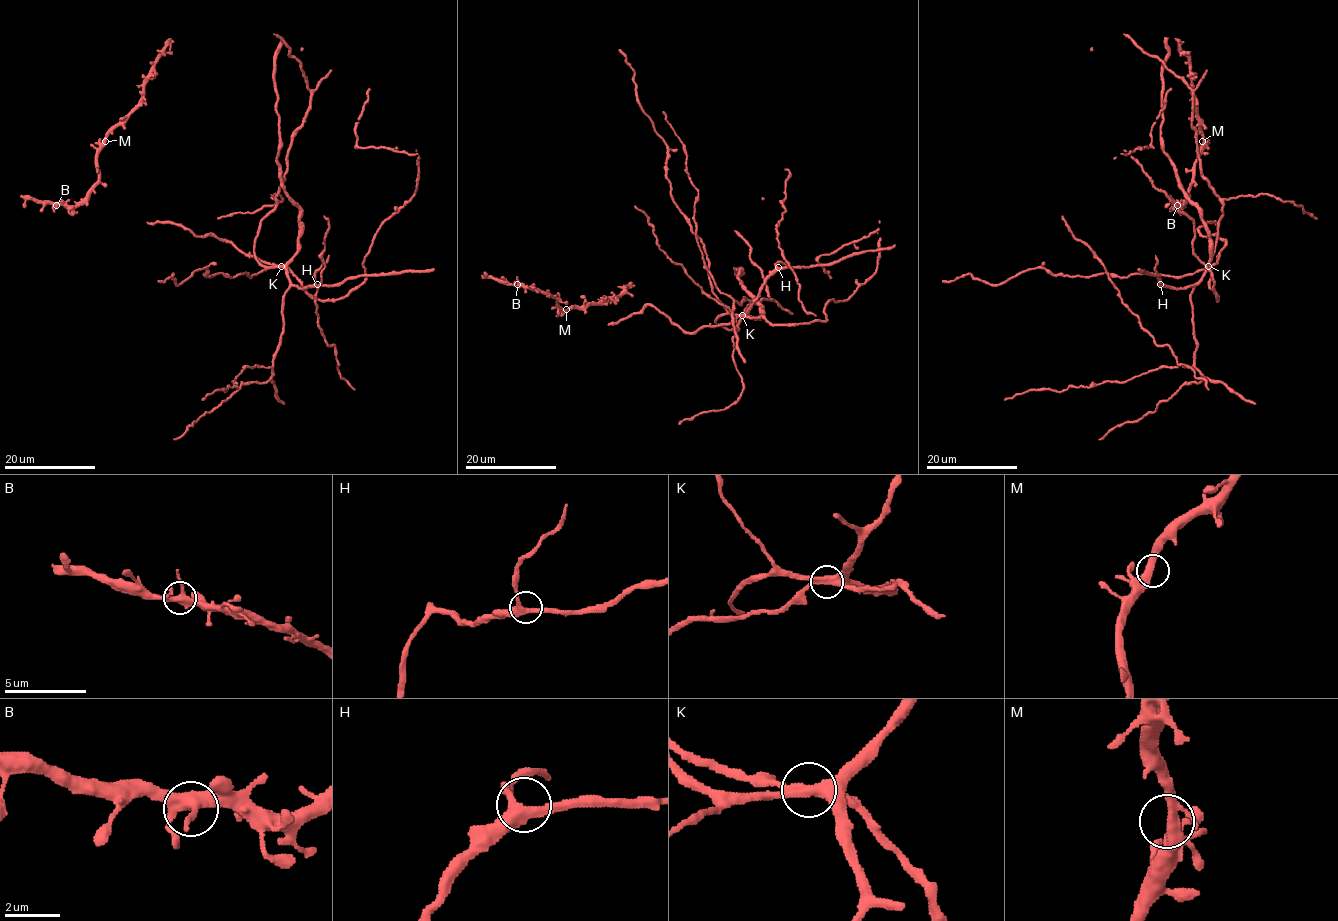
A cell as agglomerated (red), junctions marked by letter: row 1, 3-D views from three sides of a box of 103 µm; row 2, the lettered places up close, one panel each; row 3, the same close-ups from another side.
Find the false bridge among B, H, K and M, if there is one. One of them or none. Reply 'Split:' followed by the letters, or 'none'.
Split: K

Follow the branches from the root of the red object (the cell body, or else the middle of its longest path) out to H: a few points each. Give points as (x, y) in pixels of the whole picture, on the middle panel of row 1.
H: (749, 317), (747, 311), (752, 301), (764, 281), (778, 267)

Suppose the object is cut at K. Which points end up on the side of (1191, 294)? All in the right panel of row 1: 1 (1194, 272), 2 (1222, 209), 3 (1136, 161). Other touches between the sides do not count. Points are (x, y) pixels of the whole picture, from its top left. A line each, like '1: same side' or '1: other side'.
1: same side
2: same side
3: other side

